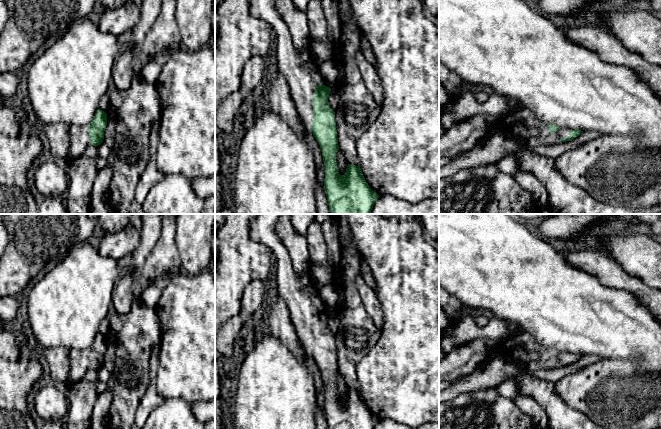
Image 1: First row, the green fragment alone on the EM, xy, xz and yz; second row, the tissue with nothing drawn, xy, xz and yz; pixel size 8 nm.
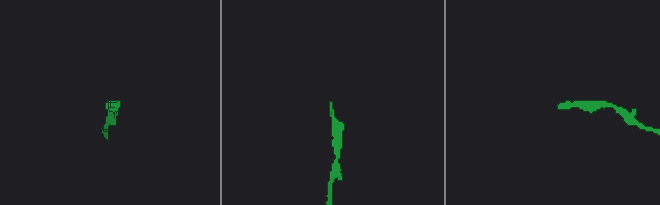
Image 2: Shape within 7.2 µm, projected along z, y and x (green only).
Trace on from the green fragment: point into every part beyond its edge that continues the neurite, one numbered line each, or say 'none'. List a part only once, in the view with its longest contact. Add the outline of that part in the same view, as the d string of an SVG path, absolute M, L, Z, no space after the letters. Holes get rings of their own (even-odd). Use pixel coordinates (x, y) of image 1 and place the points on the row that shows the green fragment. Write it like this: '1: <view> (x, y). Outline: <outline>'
1: xz (299, 70). Outline: M250 0L250 14L272 26L274 40L276 42L277 65L275 68L286 79L291 97L295 103L296 110L303 122L303 125L307 130L310 130L313 121L313 94L318 86L316 65L312 60L308 49L300 52L295 47L289 28L277 10L276 1L277 0Z

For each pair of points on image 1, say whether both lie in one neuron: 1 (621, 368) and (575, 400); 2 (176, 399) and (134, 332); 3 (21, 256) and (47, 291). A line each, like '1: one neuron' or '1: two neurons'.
1: one neuron
2: two neurons
3: two neurons

